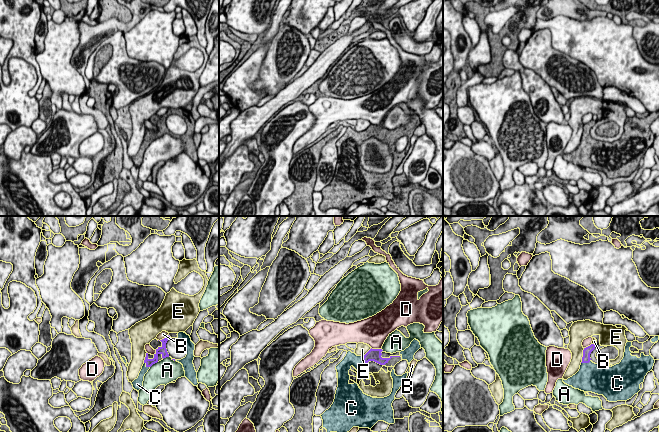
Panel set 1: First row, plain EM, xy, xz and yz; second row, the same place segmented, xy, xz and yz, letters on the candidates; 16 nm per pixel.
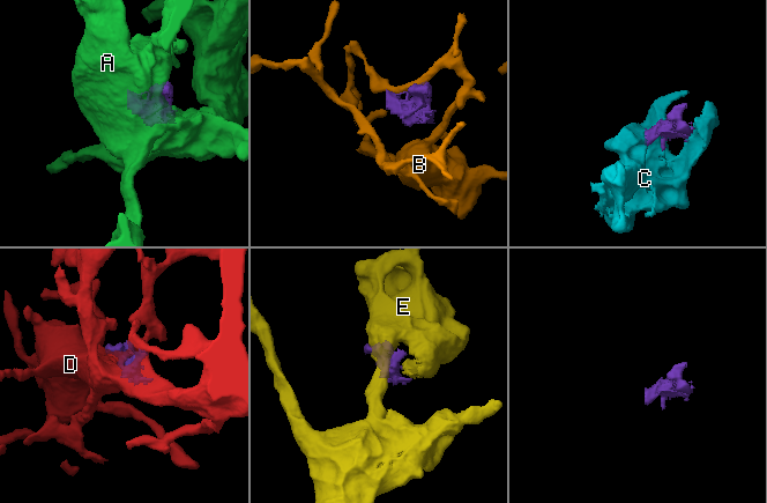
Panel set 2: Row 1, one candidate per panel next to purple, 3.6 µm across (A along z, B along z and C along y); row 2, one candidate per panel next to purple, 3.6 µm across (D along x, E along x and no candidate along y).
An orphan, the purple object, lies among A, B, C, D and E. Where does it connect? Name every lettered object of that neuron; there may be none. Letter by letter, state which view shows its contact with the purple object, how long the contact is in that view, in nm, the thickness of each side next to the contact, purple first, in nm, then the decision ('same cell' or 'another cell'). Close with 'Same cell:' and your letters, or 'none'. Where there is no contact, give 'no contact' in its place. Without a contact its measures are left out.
A: contact in xy; length 160 nm; calibres 130 and 380 nm; another cell
B: contact in xy; length 190 nm; calibres 130 and 120 nm; another cell
C: contact in xz; length 170 nm; calibres 190 and 220 nm; same cell
D: contact in xz; length 160 nm; calibres 190 and 400 nm; another cell
E: contact in yz; length 240 nm; calibres 130 and 220 nm; another cell
Same cell: C

